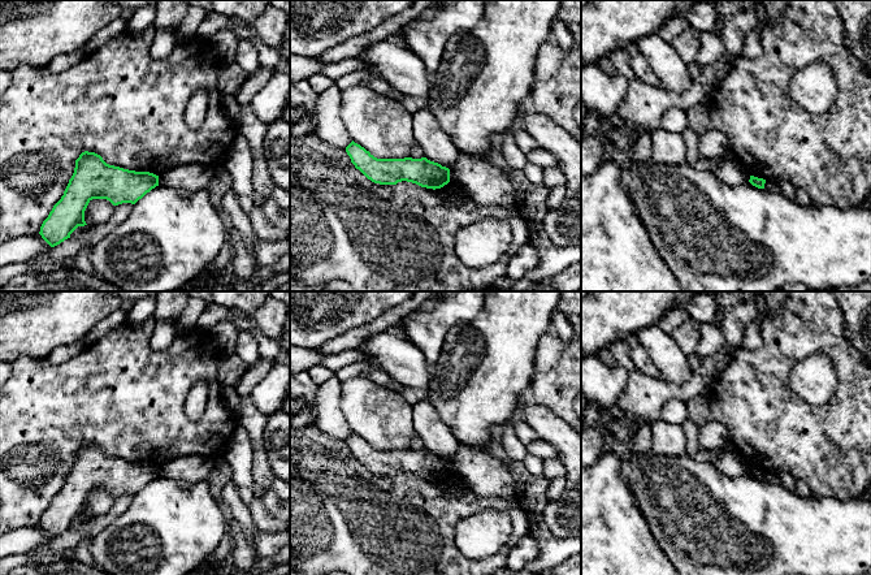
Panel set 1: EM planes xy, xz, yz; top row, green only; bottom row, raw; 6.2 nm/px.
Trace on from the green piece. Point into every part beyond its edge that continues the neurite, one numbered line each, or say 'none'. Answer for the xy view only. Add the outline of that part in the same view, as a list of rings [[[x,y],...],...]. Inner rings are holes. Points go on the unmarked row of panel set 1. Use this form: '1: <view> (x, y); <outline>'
none

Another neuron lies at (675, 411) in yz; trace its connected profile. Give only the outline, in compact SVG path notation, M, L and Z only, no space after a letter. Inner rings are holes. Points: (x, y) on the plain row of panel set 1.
M680 399L668 401L660 411L660 420L671 424L682 424L686 419L688 406Z

